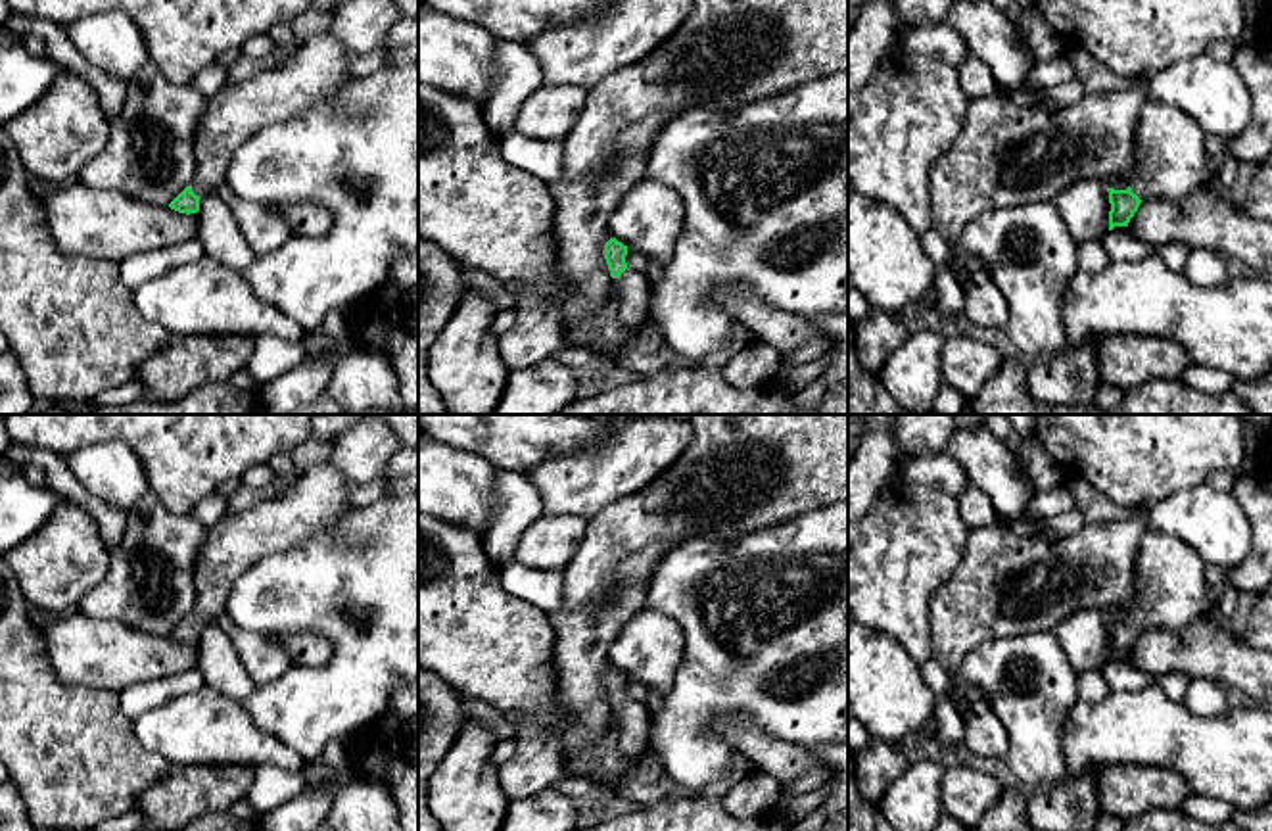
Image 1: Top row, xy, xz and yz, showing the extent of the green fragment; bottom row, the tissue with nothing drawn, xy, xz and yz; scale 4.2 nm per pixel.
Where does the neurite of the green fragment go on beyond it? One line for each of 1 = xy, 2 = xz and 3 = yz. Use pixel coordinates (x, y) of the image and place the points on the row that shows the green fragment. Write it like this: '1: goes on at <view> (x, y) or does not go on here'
1: goes on at xy (315, 73)
2: goes on at xz (632, 288)
3: goes on at yz (1171, 150)

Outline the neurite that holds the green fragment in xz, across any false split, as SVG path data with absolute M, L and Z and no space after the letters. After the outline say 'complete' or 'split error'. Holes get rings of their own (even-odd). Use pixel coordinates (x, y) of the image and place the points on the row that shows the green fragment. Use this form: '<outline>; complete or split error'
M616 238L604 244L604 259L614 278L620 321L627 330L637 332L648 315L650 280L645 273L629 269L625 255L627 246Z; split error

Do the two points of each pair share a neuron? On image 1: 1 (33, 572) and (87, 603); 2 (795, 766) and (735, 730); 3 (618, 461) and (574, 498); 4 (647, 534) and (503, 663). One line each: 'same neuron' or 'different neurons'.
1: different neurons
2: same neuron
3: same neuron
4: different neurons

